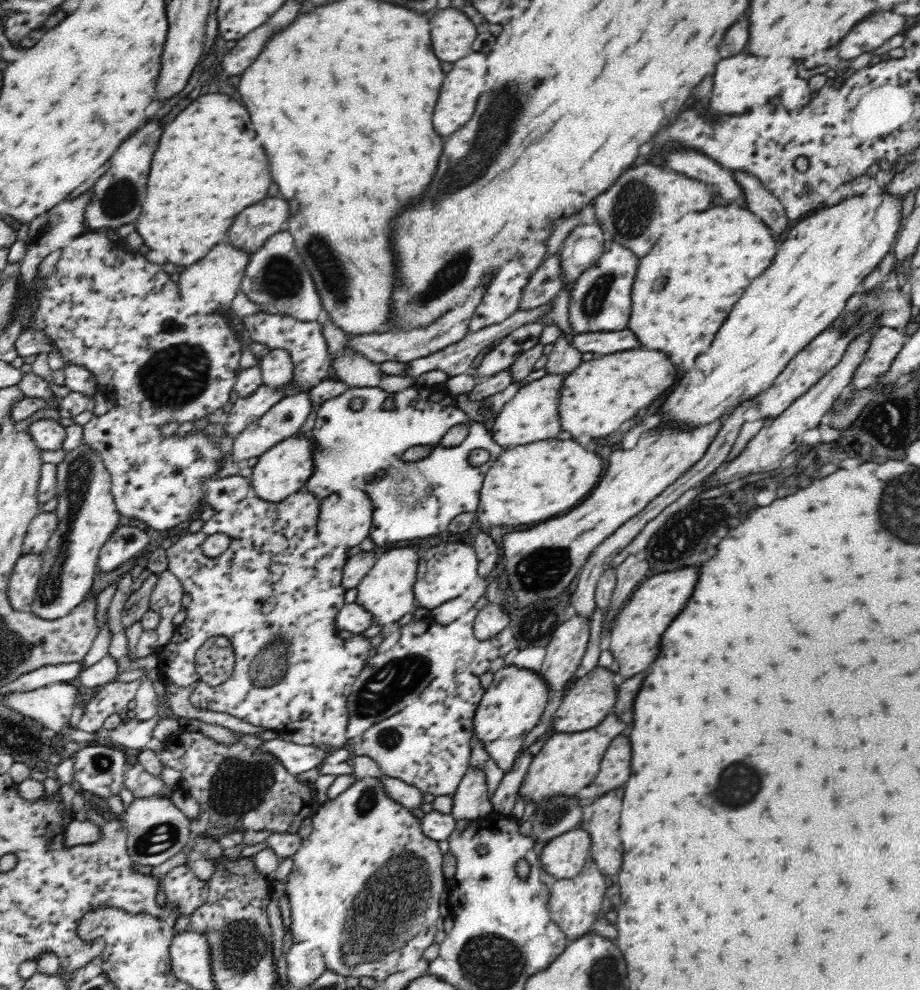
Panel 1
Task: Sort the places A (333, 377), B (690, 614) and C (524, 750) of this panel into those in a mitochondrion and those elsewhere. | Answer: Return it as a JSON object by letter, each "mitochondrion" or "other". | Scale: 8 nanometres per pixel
{"A":"other","B":"other","C":"other"}

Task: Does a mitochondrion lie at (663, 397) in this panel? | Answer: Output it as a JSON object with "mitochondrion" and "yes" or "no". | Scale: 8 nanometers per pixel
{"mitochondrion":"no"}

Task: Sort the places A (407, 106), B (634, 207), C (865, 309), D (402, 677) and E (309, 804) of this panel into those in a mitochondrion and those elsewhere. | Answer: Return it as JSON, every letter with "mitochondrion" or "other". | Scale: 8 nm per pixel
{"A":"other","B":"mitochondrion","C":"mitochondrion","D":"mitochondrion","E":"other"}

